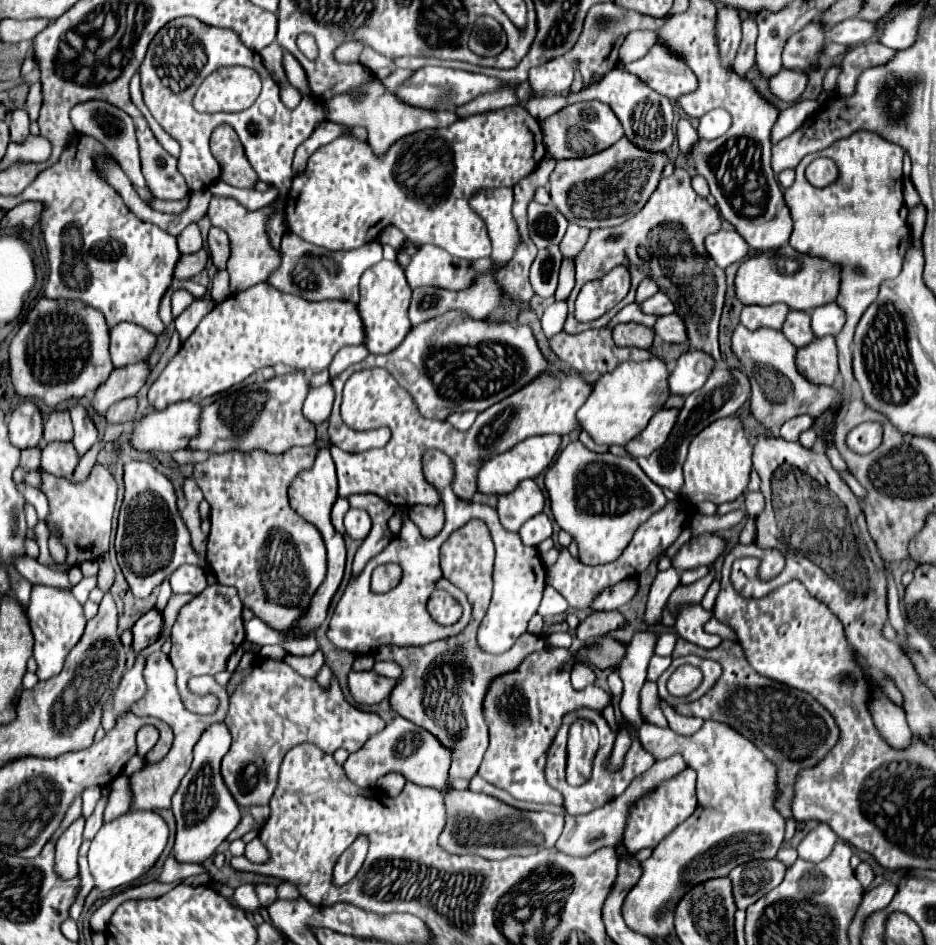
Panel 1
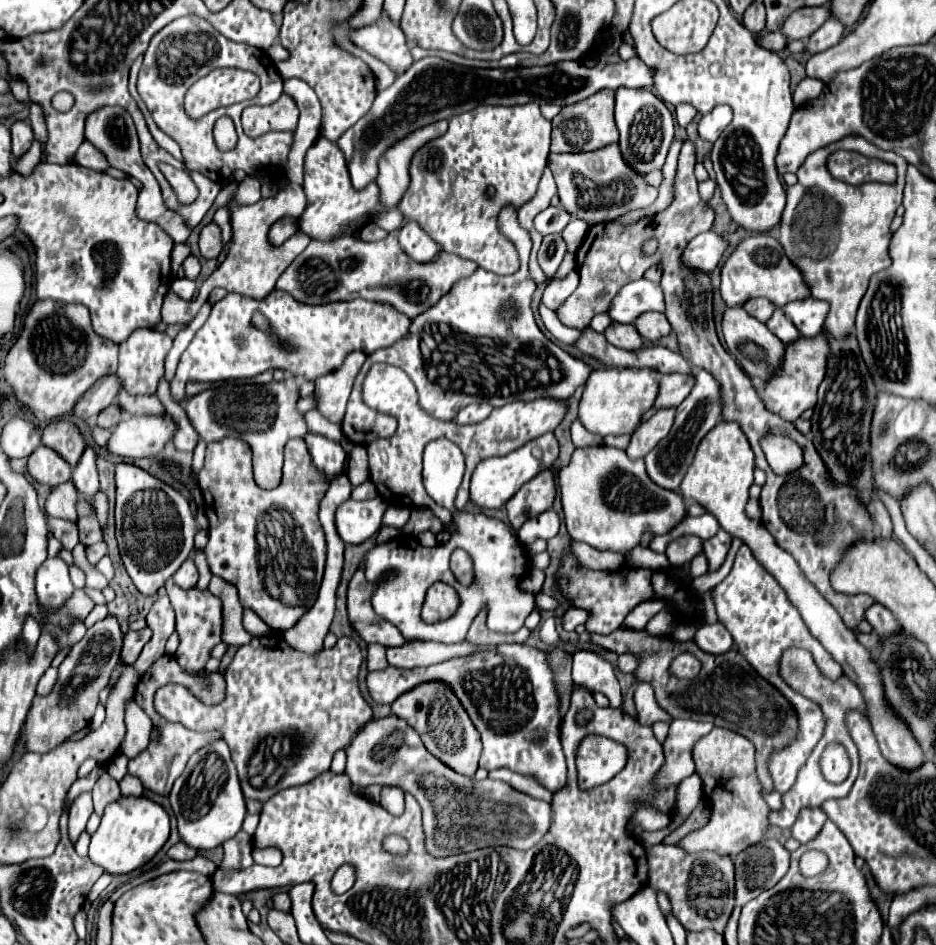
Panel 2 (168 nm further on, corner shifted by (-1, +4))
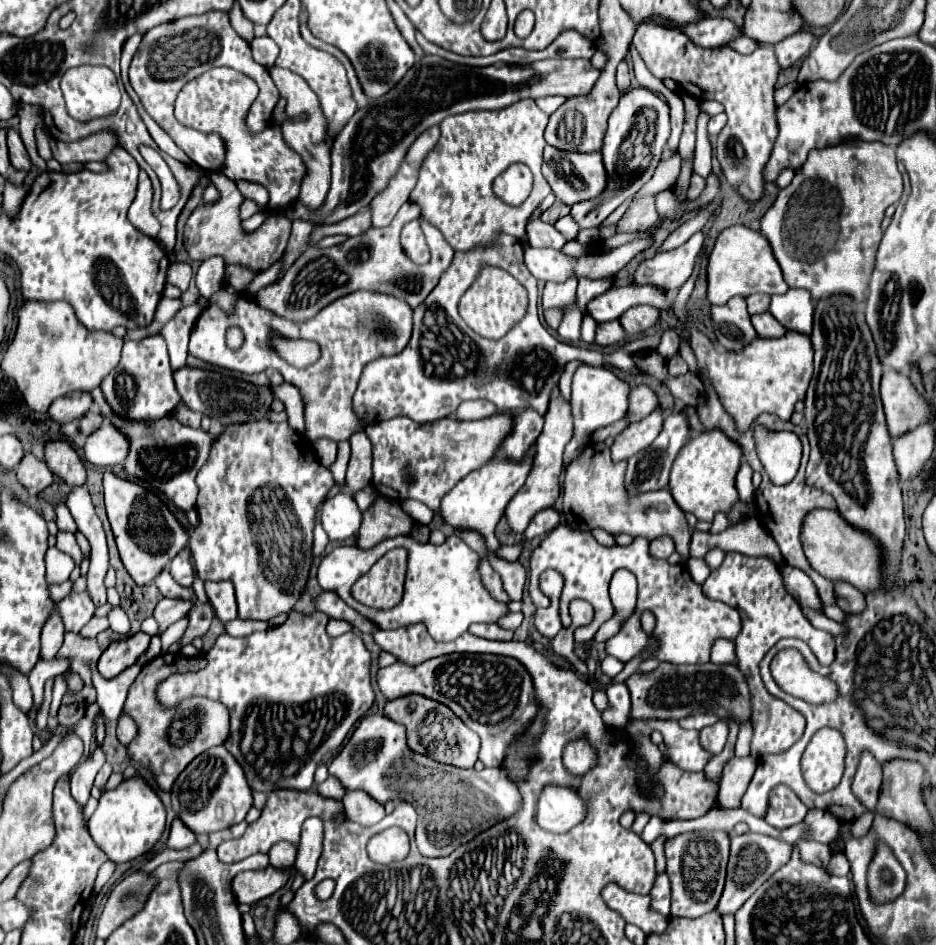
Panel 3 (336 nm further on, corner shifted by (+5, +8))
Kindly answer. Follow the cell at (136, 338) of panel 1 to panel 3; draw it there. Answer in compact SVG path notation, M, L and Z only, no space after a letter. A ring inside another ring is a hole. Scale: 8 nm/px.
M161 334L147 336L143 340L125 340L119 366L101 382L105 398L111 408L133 420L155 420L169 414L179 404L179 394L173 384L173 372L169 368L167 344Z

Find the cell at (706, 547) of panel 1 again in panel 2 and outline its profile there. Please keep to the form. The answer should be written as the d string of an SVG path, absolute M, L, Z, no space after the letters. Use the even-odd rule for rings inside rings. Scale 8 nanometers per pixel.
M679 536L675 540L671 540L671 544L667 544L667 558L669 562L677 568L677 566L685 566L689 564L699 552L703 550L703 540L697 536Z

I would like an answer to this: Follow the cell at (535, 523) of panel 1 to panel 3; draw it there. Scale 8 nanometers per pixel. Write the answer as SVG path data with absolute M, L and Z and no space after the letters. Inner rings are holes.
M545 508L539 514L535 514L527 526L527 530L523 532L525 540L533 540L537 536L545 536L547 532L551 532L555 526L559 524L559 512L555 508Z

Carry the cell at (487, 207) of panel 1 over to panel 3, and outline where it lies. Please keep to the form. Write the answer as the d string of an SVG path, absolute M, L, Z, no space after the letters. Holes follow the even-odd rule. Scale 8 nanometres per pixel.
M503 234L493 247L455 254L439 284L425 298L425 302L413 310L413 334L403 352L375 358L363 368L359 386L353 394L353 410L365 426L395 416L409 416L417 422L433 422L437 418L453 416L461 402L473 398L485 398L493 402L497 410L519 412L531 406L539 414L545 414L553 388L559 386L559 378L571 360L591 366L619 366L625 372L639 373L631 356L622 349L607 354L571 346L559 342L543 328L537 316L537 280L525 268L521 242ZM485 266L505 268L519 282L527 282L529 308L525 318L509 332L507 344L503 344L503 340L493 342L483 336L475 336L475 332L465 328L465 322L459 320L459 300Z

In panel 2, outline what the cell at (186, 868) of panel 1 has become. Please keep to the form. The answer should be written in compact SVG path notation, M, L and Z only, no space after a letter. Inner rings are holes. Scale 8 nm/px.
M179 840L175 846L169 848L167 854L169 854L173 860L191 860L191 858L195 858L195 856L199 854L199 850L197 850L197 848L191 848L191 846L185 846L185 844Z

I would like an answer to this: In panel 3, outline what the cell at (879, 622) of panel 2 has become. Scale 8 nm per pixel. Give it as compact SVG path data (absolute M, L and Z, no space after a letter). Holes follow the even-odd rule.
M835 582L835 592L839 608L843 608L847 614L861 614L867 608L865 594L859 592L855 586L847 582Z

